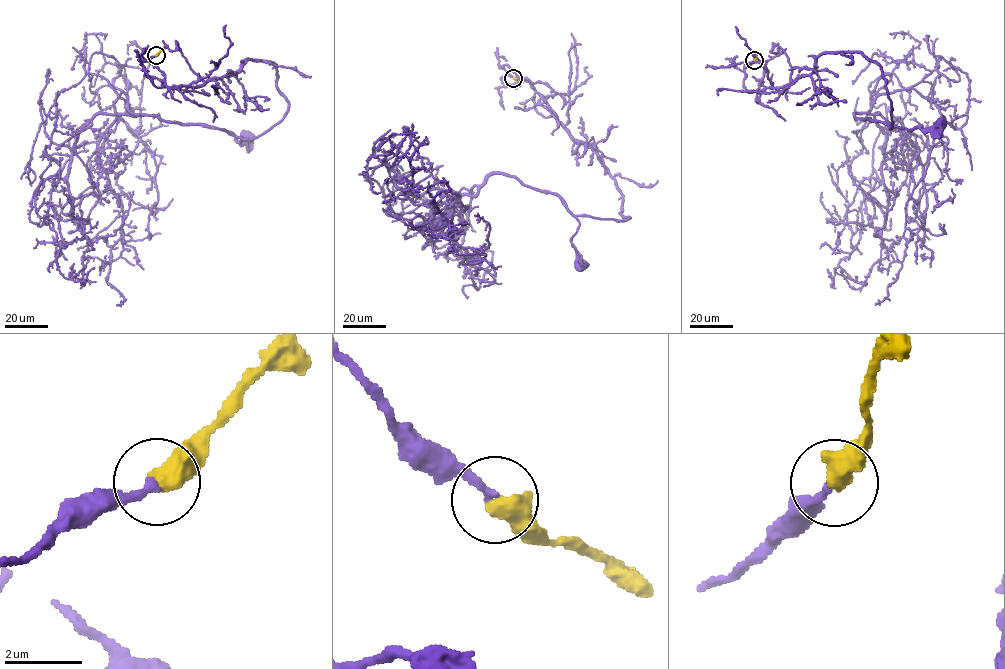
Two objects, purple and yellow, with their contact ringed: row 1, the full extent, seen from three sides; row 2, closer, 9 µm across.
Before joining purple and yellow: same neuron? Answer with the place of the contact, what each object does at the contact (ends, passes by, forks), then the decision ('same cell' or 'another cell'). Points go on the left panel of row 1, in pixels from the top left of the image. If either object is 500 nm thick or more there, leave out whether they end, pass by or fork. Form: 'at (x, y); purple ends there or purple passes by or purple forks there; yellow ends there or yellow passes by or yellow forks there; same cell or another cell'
at (156, 55); same cell

